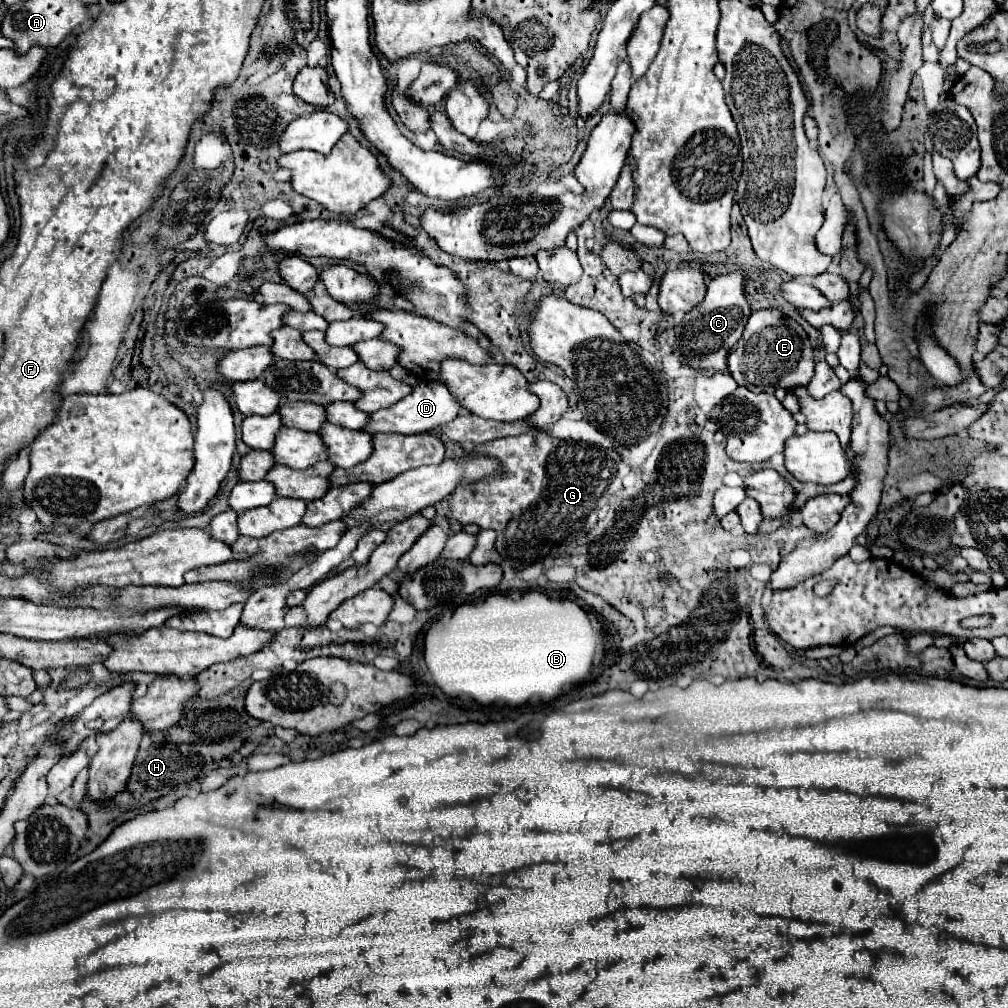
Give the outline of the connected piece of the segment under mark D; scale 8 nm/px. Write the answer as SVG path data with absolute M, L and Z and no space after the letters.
M422 381L418 383L410 395L406 395L402 401L396 405L372 413L370 423L366 425L364 431L368 433L400 433L400 435L414 435L414 433L424 433L424 431L434 431L442 423L454 421L462 411L462 405L450 395L448 387L438 381Z

